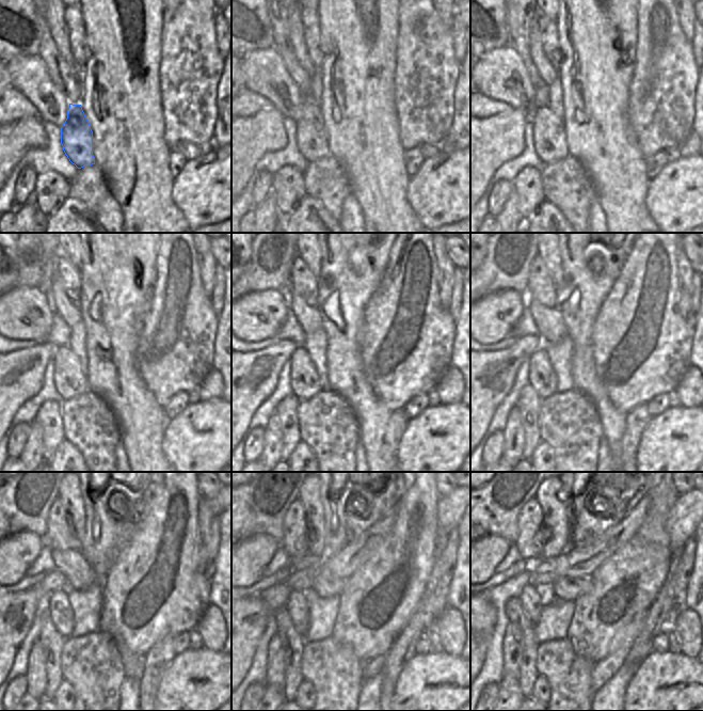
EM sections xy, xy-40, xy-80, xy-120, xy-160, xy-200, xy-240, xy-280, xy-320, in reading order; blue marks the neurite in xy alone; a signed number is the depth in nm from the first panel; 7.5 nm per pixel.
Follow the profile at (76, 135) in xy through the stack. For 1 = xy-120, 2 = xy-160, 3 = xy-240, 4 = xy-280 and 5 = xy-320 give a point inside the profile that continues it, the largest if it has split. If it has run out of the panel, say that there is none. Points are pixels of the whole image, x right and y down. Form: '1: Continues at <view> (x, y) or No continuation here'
1: Continues at xy-120 (70, 381)
2: Continues at xy-160 (305, 383)
3: Continues at xy-240 (61, 613)
4: Continues at xy-280 (296, 610)
5: Continues at xy-320 (527, 606).

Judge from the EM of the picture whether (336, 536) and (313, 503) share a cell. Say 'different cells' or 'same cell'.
different cells

